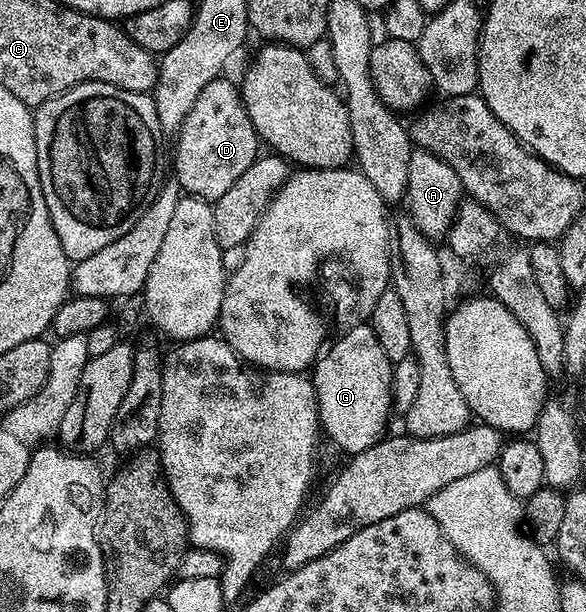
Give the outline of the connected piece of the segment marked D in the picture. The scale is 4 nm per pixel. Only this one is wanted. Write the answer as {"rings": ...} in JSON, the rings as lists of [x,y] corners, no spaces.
{"rings":[[[224,75],[216,77],[208,84],[206,91],[198,95],[198,103],[194,103],[194,107],[190,109],[190,115],[186,115],[180,132],[175,138],[175,141],[177,140],[175,180],[179,181],[180,188],[185,194],[200,197],[209,203],[215,203],[222,195],[226,195],[226,191],[230,191],[230,187],[234,187],[238,175],[242,175],[246,167],[256,162],[262,148],[262,142],[256,135],[256,128],[246,111],[237,82],[235,85],[226,78],[227,76]]]}

